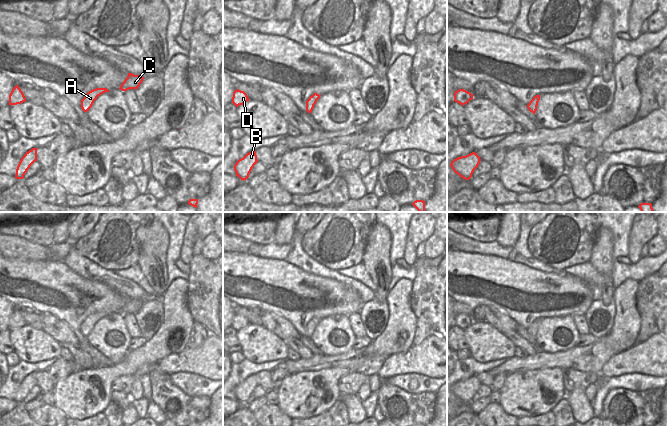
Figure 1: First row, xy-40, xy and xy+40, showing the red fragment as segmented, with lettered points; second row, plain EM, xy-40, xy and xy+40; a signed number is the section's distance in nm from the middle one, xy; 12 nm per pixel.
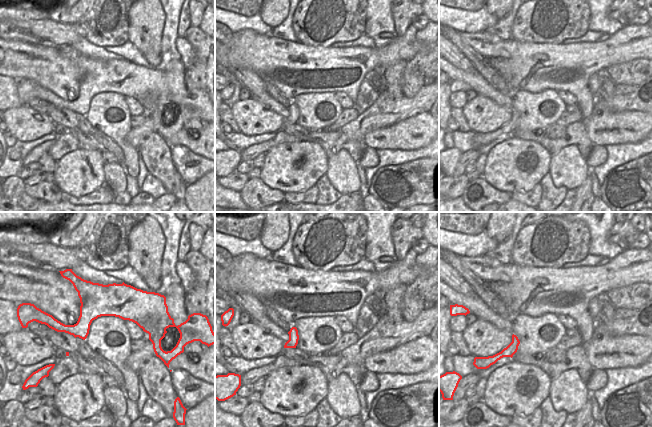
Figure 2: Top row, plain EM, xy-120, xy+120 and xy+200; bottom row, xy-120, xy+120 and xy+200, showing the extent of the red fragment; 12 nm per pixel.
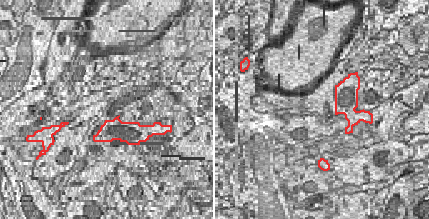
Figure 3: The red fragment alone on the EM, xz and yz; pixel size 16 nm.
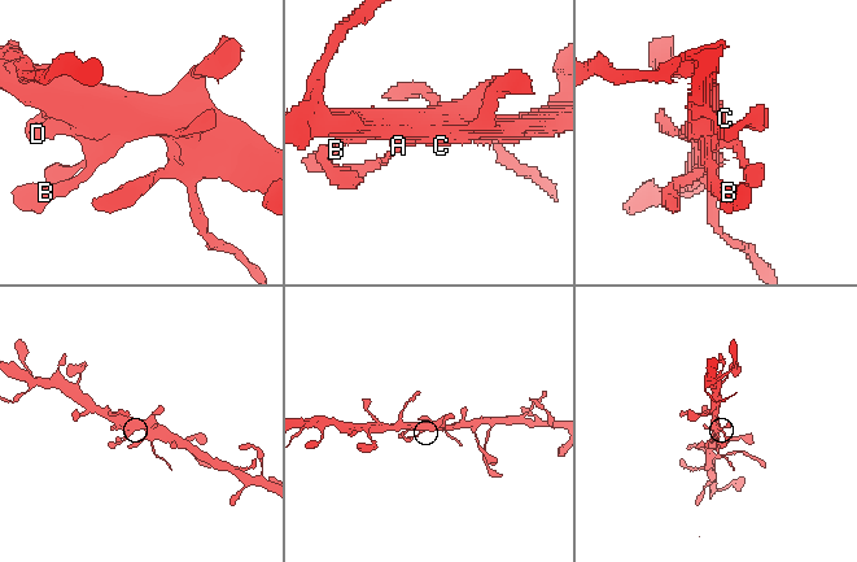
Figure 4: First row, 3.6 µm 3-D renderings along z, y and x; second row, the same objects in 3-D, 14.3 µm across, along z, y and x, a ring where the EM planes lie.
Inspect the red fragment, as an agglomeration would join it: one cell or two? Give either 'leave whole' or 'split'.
leave whole

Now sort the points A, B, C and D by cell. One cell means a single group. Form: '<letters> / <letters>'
A B C D

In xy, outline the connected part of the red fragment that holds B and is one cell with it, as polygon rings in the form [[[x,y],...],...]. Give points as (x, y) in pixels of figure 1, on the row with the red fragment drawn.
[[[251,151],[247,153],[243,158],[239,159],[234,165],[236,176],[238,176],[243,181],[248,179],[252,168],[257,162],[258,160],[256,151]]]

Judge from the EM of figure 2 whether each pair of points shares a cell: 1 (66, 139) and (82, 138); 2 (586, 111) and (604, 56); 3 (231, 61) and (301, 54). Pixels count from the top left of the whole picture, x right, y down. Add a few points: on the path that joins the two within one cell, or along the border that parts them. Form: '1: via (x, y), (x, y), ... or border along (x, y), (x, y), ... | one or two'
1: border along (69, 131), (76, 139), (79, 147) | two
2: via (584, 97), (583, 75), (590, 67) | one
3: via (248, 55), (284, 55) | one

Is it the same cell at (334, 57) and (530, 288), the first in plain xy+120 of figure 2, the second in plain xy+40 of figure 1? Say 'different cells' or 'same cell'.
same cell

